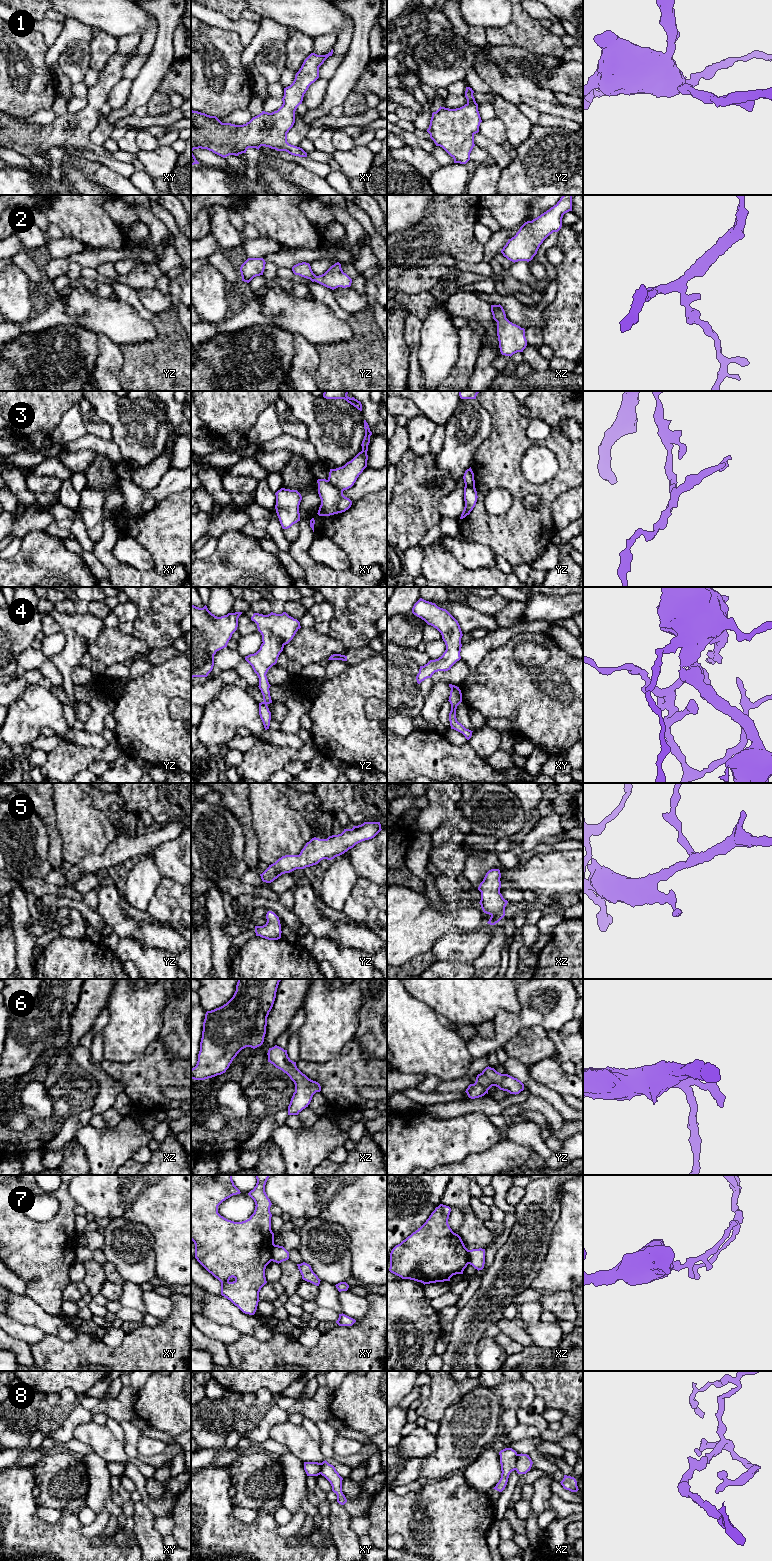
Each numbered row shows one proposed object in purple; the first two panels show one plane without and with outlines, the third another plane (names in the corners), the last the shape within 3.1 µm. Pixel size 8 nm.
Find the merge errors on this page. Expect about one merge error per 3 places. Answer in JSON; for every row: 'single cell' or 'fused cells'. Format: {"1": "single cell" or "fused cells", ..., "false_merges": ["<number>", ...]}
{"1": "single cell", "2": "single cell", "3": "fused cells", "4": "single cell", "5": "single cell", "6": "single cell", "7": "fused cells", "8": "fused cells", "false_merges": ["3", "7", "8"]}

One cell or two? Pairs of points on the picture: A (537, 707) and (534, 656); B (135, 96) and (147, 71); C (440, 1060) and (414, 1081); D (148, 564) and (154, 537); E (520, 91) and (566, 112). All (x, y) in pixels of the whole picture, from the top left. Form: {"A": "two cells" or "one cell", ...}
{"A": "two cells", "B": "one cell", "C": "two cells", "D": "two cells", "E": "one cell"}

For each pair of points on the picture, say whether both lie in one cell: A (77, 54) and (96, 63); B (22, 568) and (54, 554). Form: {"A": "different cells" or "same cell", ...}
{"A": "different cells", "B": "same cell"}

